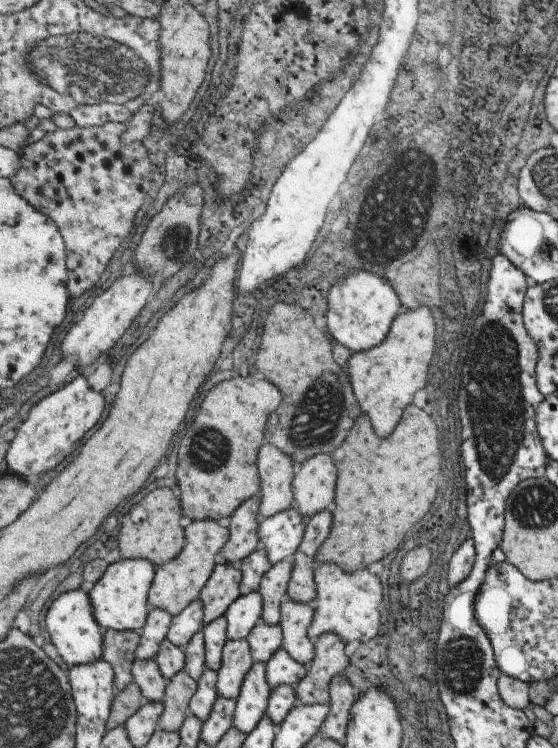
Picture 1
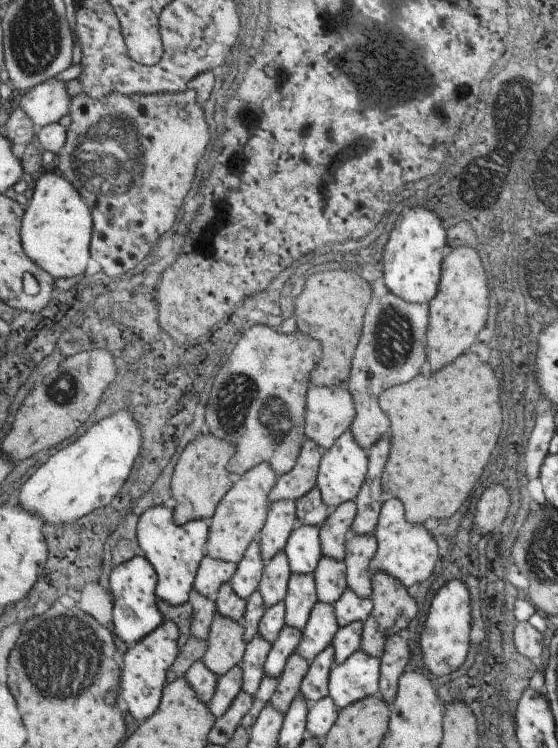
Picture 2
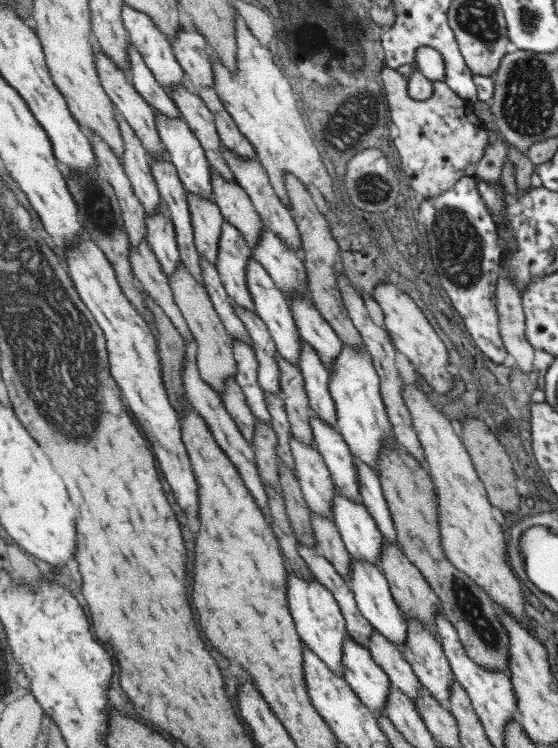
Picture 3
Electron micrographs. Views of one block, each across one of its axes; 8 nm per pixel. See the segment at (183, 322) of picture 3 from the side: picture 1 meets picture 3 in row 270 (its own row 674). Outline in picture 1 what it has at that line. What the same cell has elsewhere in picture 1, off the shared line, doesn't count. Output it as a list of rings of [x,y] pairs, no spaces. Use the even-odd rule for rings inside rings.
[[[137,660],[133,666],[135,682],[141,684],[145,702],[165,702],[169,680],[161,672],[157,660]]]

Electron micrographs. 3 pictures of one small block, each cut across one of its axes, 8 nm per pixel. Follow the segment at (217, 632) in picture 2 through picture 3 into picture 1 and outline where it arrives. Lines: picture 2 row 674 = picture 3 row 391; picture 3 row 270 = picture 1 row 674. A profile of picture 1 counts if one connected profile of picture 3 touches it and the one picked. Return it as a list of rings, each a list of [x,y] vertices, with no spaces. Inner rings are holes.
[[[187,670],[175,674],[167,686],[165,712],[161,716],[159,728],[169,732],[179,732],[189,718],[191,702],[197,692],[199,692],[199,682]]]

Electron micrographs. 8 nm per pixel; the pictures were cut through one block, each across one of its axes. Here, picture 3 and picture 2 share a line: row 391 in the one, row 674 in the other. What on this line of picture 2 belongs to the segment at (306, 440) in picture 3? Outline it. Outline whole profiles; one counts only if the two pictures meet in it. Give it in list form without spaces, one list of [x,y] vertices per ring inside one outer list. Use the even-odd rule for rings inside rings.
[[[295,652],[289,658],[283,676],[279,678],[279,688],[271,700],[271,706],[275,706],[279,712],[287,714],[291,710],[291,706],[295,704],[295,700],[299,698],[299,692],[303,688],[303,680],[307,678],[309,670],[311,670],[311,662]]]

